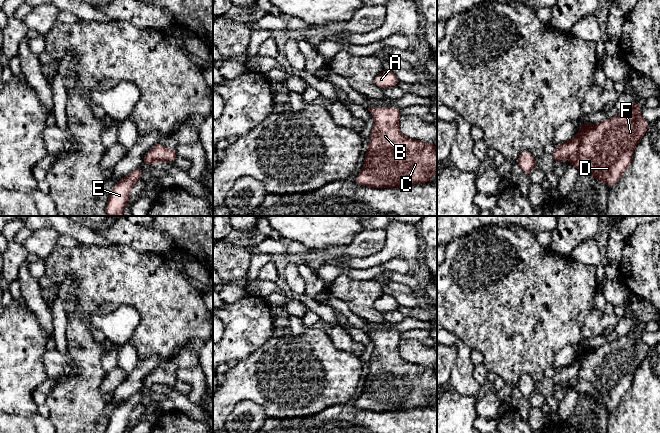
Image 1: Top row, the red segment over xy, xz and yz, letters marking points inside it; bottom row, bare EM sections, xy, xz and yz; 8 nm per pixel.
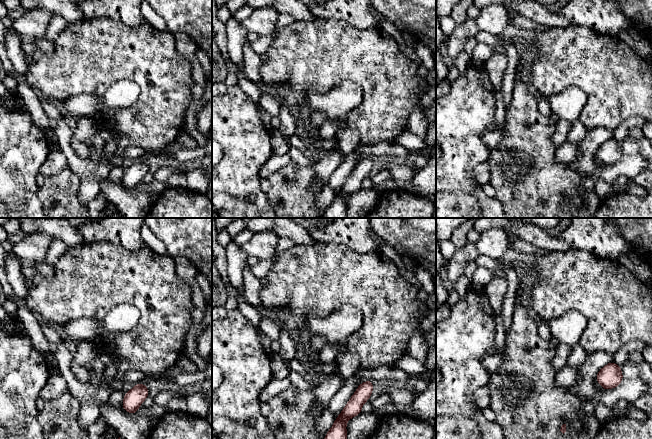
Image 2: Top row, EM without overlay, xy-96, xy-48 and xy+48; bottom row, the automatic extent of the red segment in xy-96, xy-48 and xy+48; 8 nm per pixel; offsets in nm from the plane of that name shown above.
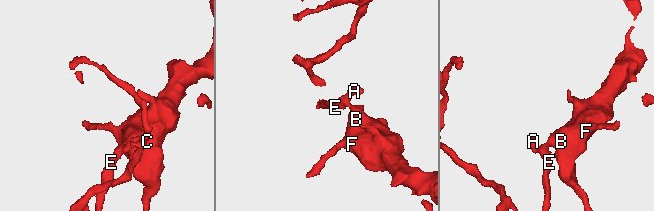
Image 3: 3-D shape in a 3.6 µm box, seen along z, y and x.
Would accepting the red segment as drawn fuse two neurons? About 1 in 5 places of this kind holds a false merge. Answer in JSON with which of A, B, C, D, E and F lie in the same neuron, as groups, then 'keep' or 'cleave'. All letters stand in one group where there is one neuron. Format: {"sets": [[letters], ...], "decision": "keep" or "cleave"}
{"sets": [["A", "B", "C", "D", "E", "F"]], "decision": "keep"}

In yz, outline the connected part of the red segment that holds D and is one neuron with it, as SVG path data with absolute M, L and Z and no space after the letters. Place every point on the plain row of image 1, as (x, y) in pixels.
M634 326L627 335L597 348L582 347L580 354L568 365L555 370L554 387L563 382L579 395L590 397L610 413L631 389L636 369L646 357L650 347L640 337L641 327Z

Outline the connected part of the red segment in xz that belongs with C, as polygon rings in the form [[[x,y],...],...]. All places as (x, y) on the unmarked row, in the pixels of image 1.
[[[368,331],[374,343],[361,396],[354,405],[371,412],[427,407],[437,396],[434,367],[414,364],[399,354],[400,334]]]

